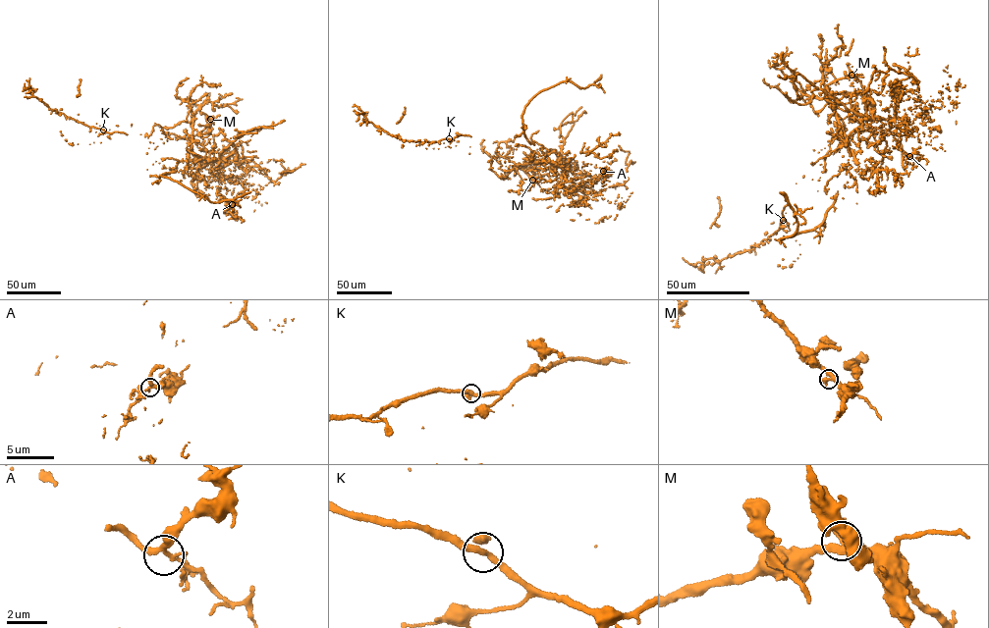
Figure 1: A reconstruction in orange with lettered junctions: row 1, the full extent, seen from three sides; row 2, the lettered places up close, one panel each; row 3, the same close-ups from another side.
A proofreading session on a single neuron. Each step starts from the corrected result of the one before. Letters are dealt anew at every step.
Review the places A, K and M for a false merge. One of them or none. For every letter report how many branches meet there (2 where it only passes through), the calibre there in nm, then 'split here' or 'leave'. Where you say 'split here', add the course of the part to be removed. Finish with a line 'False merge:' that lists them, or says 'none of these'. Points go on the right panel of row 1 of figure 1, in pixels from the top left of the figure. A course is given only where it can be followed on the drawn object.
A: branches 3; calibre 240 nm; leave
K: branches 3; calibre 240 nm; split here; course (783, 220), (779, 230), (750, 251), (719, 262), (712, 258), (692, 265), (682, 257)
M: branches 3; calibre 260 nm; leave
False merge: K

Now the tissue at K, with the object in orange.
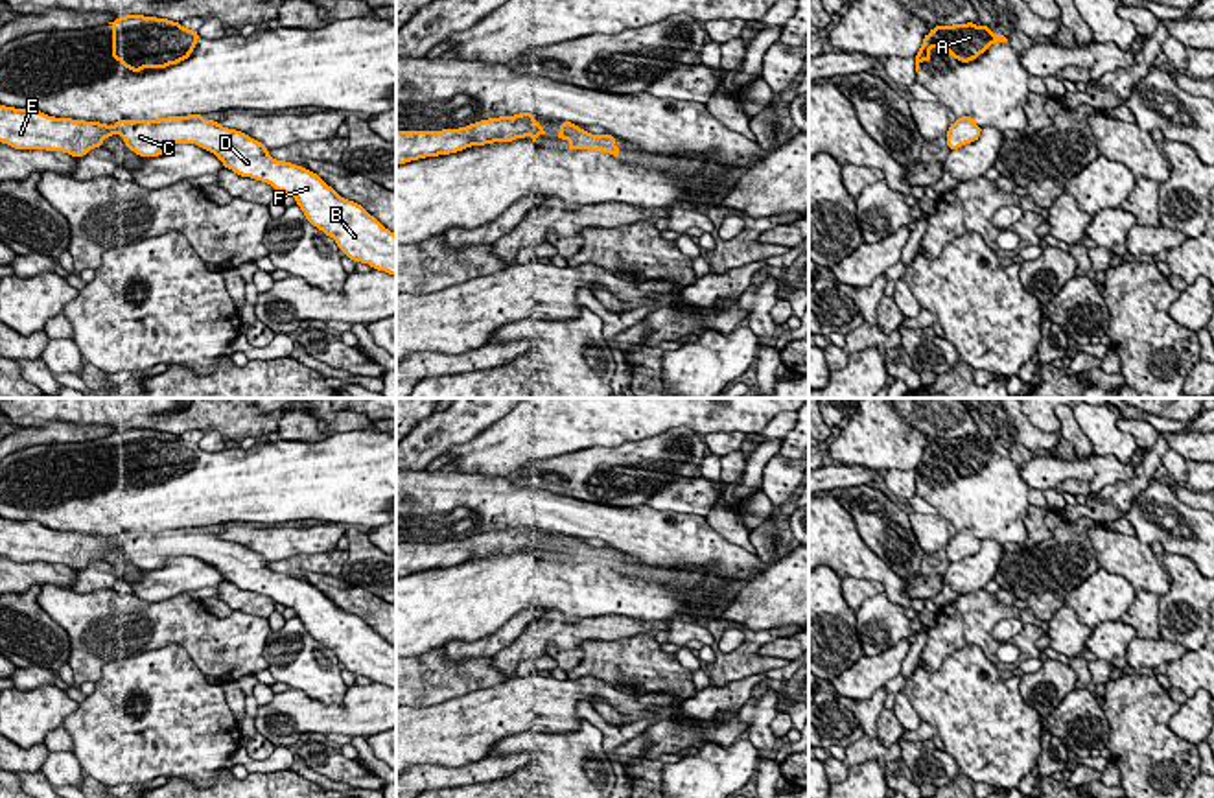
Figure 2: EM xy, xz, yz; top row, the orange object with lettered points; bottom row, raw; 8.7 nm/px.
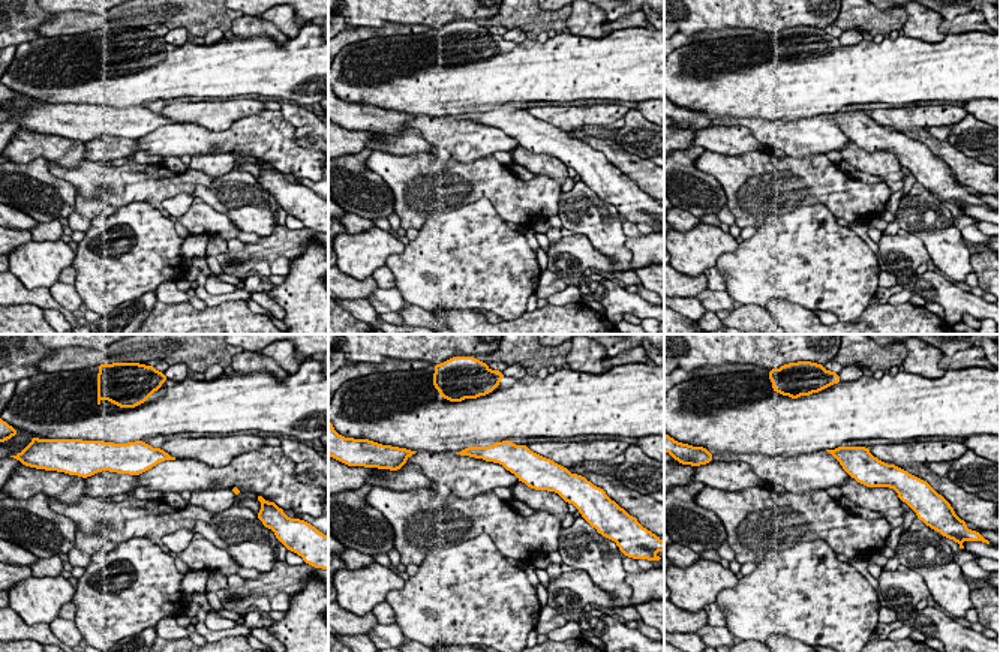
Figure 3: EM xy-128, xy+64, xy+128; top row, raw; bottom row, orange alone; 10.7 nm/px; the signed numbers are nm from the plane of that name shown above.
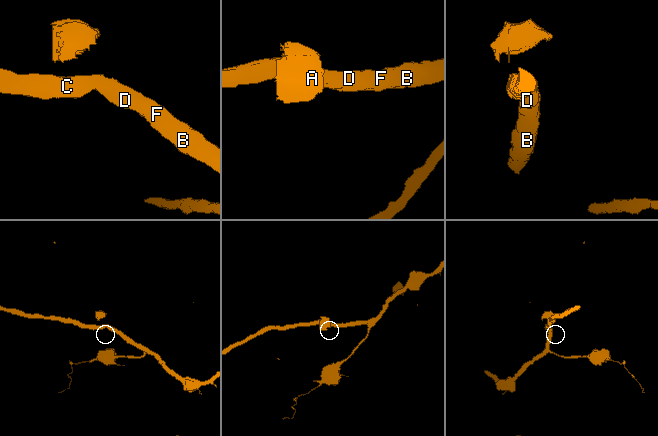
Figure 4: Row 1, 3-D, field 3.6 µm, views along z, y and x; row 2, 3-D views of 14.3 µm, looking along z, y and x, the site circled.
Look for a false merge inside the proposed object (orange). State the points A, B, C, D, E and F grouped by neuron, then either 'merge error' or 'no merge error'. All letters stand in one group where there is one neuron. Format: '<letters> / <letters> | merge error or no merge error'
A / B C D E F | merge error

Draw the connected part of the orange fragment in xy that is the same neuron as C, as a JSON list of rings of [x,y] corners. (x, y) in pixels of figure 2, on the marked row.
[[[0,105],[0,142],[13,149],[46,149],[63,151],[72,157],[85,157],[90,149],[101,147],[103,140],[118,133],[123,144],[140,157],[158,157],[169,146],[195,144],[214,153],[227,170],[232,170],[239,177],[251,177],[271,184],[274,190],[293,195],[306,219],[333,238],[337,247],[354,262],[368,264],[372,269],[396,275],[396,234],[385,229],[374,216],[370,216],[361,205],[341,197],[332,186],[328,186],[317,173],[308,168],[276,160],[269,155],[269,149],[251,138],[249,135],[223,127],[214,120],[182,116],[177,122],[171,118],[146,120],[134,127],[118,127],[85,122],[72,118],[55,118],[41,112],[39,109],[15,109]]]

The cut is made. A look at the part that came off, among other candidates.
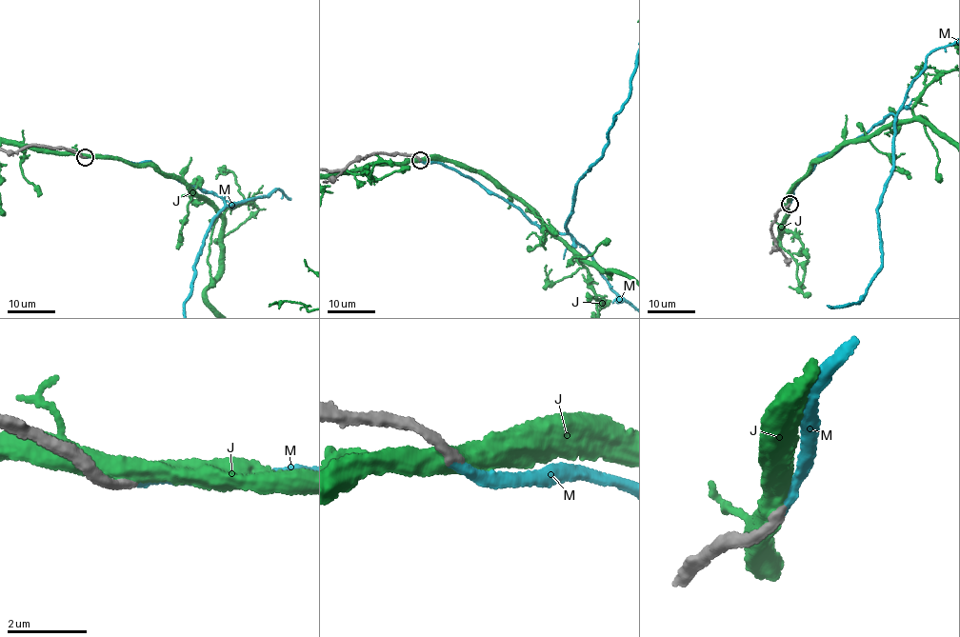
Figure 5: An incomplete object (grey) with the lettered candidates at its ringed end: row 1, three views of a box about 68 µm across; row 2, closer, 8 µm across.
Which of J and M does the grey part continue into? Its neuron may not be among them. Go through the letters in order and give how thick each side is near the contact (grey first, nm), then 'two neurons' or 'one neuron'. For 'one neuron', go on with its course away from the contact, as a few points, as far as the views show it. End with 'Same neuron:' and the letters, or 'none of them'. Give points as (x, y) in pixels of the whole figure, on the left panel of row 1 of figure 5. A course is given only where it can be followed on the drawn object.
J: 280/480 nm | two neurons
M: 240/280 nm | one neuron
Same neuron: M

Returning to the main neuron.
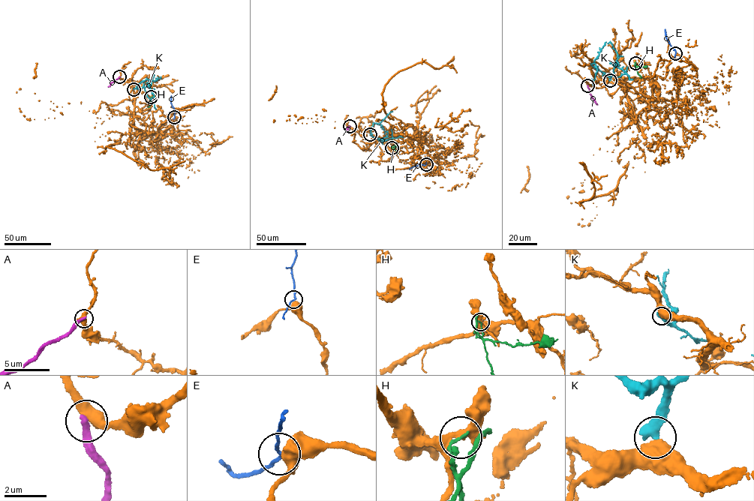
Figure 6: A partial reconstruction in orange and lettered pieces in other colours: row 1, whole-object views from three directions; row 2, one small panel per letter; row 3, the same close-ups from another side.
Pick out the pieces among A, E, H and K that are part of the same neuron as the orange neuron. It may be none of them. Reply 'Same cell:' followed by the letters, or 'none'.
Same cell: none

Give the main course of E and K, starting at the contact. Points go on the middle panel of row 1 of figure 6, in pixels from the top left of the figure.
E: (426, 164), (409, 169)
K: (370, 134), (373, 123), (380, 123), (392, 112)

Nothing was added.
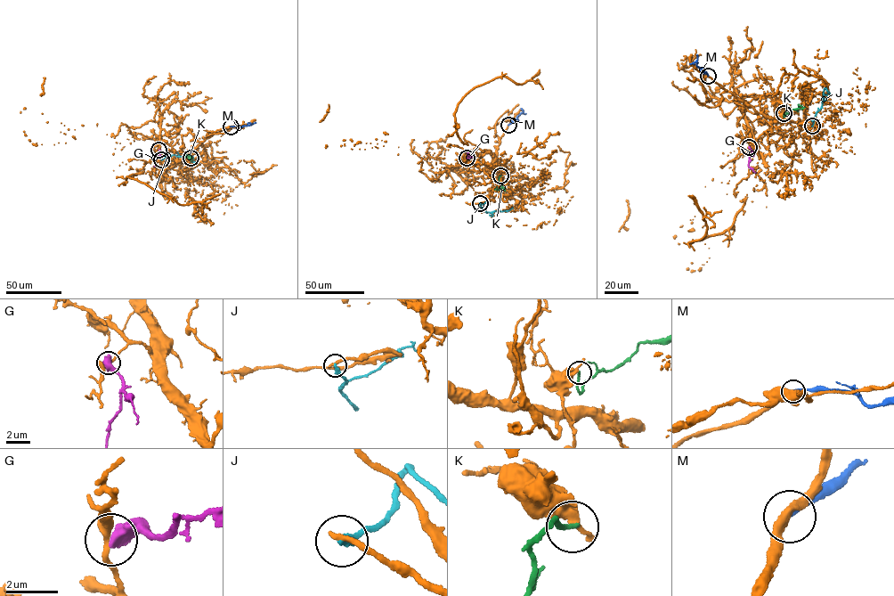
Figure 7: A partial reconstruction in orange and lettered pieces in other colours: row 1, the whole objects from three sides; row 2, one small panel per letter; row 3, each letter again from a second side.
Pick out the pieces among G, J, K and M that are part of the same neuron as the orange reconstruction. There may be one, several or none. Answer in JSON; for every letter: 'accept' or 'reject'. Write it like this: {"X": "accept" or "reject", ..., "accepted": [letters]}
{"G": "reject", "J": "reject", "K": "reject", "M": "reject", "accepted": []}

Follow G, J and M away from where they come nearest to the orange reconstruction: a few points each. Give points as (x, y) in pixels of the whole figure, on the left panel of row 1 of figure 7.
G: (158, 150), (159, 153), (153, 158), (154, 166)
J: (161, 159), (167, 156), (187, 154), (198, 163)
M: (231, 126), (251, 125), (247, 124)

